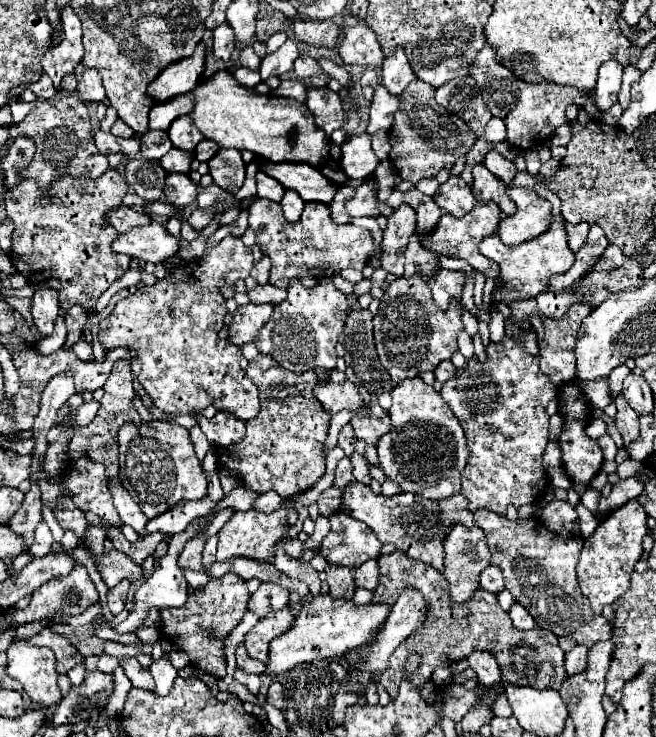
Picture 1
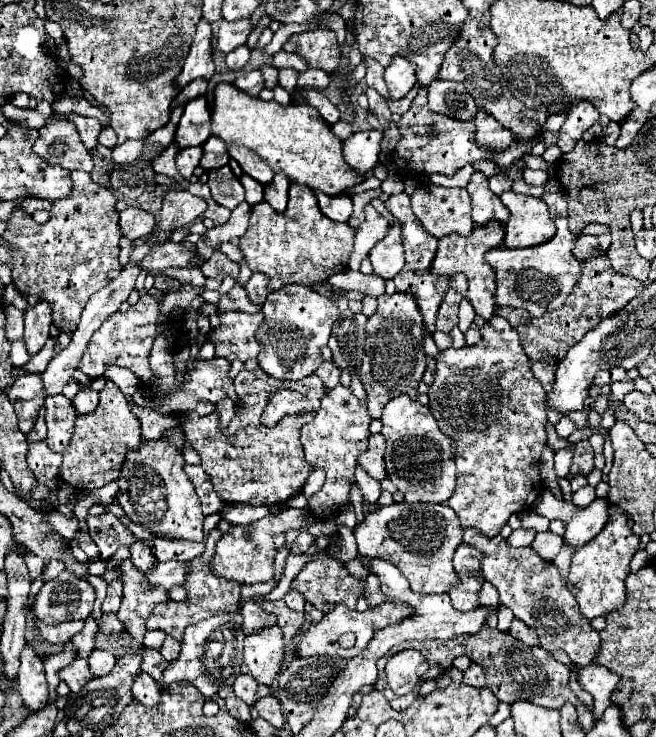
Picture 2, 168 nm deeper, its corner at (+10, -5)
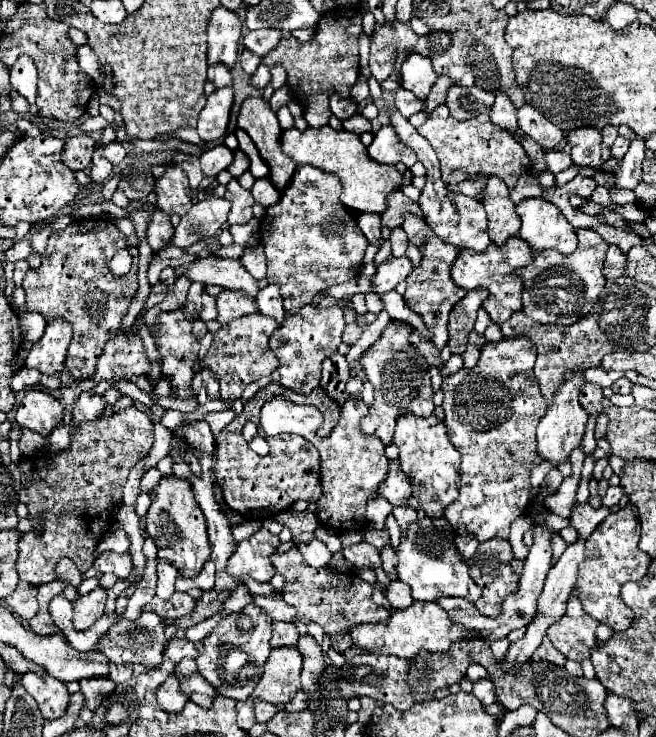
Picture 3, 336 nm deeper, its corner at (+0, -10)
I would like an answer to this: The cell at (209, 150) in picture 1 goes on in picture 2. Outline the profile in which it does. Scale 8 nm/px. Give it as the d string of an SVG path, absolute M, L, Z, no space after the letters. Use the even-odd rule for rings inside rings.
M210 137L202 147L204 147L204 157L200 161L200 167L204 167L206 171L218 169L218 167L222 167L222 165L226 165L230 161L226 143L222 139Z

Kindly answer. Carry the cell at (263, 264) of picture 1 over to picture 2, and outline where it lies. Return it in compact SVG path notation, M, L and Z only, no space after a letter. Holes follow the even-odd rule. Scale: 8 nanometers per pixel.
M254 273L252 279L244 285L244 289L248 291L248 297L252 303L256 305L262 305L266 295L268 295L268 275L260 275L260 273Z

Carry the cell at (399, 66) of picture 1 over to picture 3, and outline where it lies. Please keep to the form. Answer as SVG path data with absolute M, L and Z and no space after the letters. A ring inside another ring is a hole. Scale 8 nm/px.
M410 54L402 62L402 88L414 92L416 98L424 100L430 92L432 84L436 82L436 72L432 68L432 60L426 56Z

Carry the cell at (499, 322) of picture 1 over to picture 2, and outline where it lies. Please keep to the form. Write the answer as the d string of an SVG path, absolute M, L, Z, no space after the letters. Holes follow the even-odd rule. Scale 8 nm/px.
M490 221L484 227L476 227L472 231L472 235L462 237L462 235L446 235L444 239L438 241L438 253L432 261L432 273L434 275L456 275L456 273L464 273L468 277L468 293L466 299L474 305L476 313L482 315L486 321L492 319L494 311L496 311L496 301L494 301L494 293L496 293L496 271L494 267L490 267L484 261L484 253L496 247L504 245L504 225L498 225L496 221Z

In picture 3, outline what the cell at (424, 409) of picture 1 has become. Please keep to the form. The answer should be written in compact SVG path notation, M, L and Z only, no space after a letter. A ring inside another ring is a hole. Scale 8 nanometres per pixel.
M404 414L396 422L394 442L400 450L400 466L410 478L414 496L428 516L436 518L444 514L444 508L458 498L460 484L460 452L454 448L446 434L446 426L434 414L428 418Z

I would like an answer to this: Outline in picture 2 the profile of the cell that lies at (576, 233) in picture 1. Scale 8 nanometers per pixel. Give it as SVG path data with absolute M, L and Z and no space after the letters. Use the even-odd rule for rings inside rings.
M580 235L576 241L574 241L576 249L574 249L574 255L578 261L588 261L596 255L600 255L600 243L598 243L598 237L590 237L590 235Z

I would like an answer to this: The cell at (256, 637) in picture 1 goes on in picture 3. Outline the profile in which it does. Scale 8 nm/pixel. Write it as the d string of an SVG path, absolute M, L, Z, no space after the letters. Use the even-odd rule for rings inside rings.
M272 648L264 664L260 682L254 688L254 698L272 704L286 704L300 690L302 654L298 648Z

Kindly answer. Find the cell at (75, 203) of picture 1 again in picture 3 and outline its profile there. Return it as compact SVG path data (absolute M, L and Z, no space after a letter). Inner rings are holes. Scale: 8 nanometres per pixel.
M96 218L96 226L92 220L74 220L64 230L58 230L50 236L46 252L42 254L42 264L30 270L22 282L26 290L26 306L32 312L40 312L48 322L54 318L64 318L72 326L72 342L68 346L66 368L78 380L90 378L96 368L98 352L102 352L102 344L114 336L120 328L120 320L126 314L134 292L138 290L138 248L128 246L126 236L102 218ZM128 248L134 264L128 276L116 278L112 276L106 262L120 250Z

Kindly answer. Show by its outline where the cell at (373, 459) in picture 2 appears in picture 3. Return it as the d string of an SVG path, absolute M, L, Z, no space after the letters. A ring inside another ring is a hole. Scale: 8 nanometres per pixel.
M390 460L390 470L388 476L384 480L382 486L378 486L378 492L388 498L394 506L400 506L404 502L404 498L408 498L412 494L412 486L408 476L402 472L400 462L398 460Z

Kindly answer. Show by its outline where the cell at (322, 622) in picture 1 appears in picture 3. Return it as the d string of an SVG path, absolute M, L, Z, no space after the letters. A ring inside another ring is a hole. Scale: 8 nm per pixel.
M414 602L412 606L404 610L392 610L392 616L388 622L378 622L378 624L356 624L350 630L352 644L354 648L362 648L366 652L374 654L392 654L398 658L412 658L420 650L428 652L444 652L450 648L452 642L460 640L470 640L474 638L474 632L466 628L452 626L446 612L438 608L434 602Z

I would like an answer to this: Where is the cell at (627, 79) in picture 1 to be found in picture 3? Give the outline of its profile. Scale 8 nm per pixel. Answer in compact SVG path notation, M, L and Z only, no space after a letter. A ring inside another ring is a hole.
M618 136L614 141L613 145L610 147L611 156L618 160L621 160L624 154L629 148L630 142L622 136Z

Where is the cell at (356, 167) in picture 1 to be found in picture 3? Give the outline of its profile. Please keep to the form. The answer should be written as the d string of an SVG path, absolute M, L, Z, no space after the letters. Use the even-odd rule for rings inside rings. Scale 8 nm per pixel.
M382 126L374 134L372 144L368 146L370 160L380 162L380 164L396 164L396 162L402 162L407 168L411 168L418 161L416 154L413 153L411 148L406 148L398 140L394 128L390 128L390 126Z

